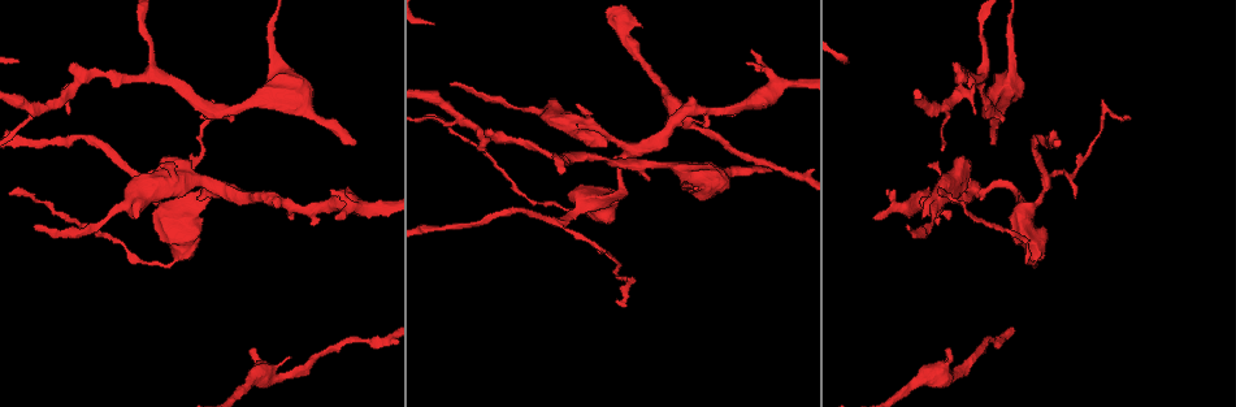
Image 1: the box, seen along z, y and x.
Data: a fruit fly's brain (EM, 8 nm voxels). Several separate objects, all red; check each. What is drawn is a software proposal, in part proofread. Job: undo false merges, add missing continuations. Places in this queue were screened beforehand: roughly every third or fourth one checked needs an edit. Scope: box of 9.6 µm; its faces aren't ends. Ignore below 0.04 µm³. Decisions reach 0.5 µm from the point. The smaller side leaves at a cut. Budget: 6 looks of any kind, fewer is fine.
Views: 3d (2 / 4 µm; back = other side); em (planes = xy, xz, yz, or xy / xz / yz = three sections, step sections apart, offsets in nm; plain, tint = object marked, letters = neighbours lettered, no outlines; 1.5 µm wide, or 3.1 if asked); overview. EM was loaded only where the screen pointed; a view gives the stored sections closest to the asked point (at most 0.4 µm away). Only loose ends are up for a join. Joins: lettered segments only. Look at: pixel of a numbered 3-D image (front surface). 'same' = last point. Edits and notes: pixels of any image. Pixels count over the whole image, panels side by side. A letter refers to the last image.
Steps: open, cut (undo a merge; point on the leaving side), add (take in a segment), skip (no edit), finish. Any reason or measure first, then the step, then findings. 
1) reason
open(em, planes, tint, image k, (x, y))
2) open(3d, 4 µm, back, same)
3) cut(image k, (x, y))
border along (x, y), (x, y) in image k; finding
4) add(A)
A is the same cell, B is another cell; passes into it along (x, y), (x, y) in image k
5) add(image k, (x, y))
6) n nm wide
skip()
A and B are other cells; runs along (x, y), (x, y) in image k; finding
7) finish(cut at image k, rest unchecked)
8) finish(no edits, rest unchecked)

free end
open(em, planes, letters, image 1, (947, 353))

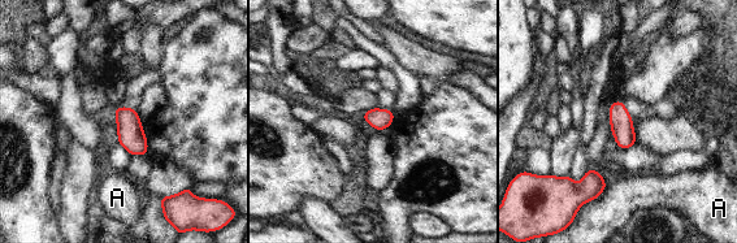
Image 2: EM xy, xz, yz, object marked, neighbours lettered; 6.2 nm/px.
130 nm wide
skip()
A is another cell; border along (607, 183), (598, 198), (584, 204) in image 2; no lettered segment goes on from it

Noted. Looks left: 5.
an open end
open(em, xz, step 4, tint, image 1, (1128, 116))

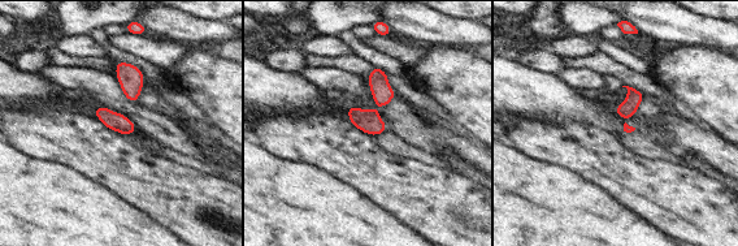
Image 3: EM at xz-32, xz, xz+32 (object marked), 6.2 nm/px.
open(em, planes, letters, same)

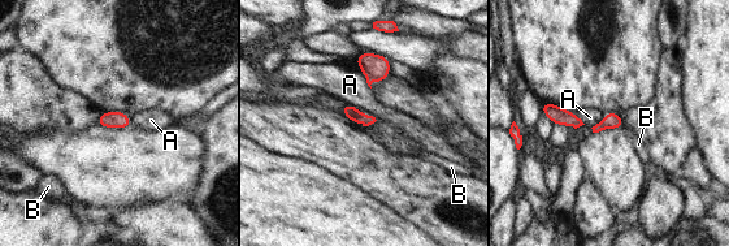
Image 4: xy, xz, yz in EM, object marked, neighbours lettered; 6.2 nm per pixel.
A touches over 150 nm
skip()
A and B are other cells; border along (347, 103), (351, 103), (367, 115) in image 4; none of them fits

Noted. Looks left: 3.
free end
open(3d, 4 µm, image 1, (355, 142))

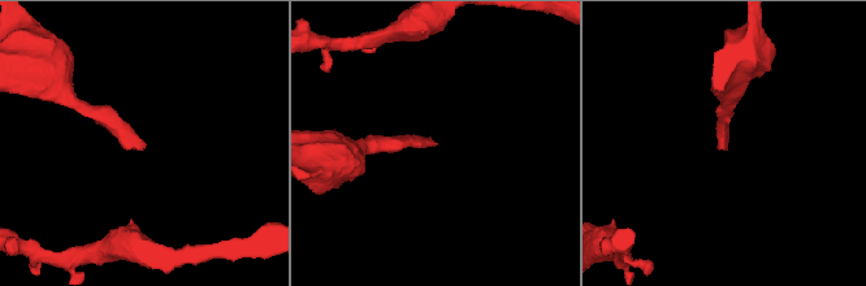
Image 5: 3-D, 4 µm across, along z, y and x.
open(em, planes, plain, image 5, (437, 144))

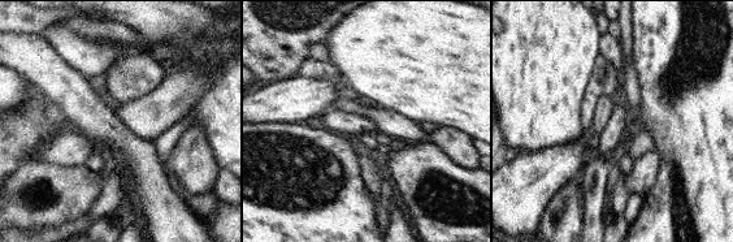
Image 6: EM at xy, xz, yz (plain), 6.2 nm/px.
what lies round it
open(em, planes, letters, same)

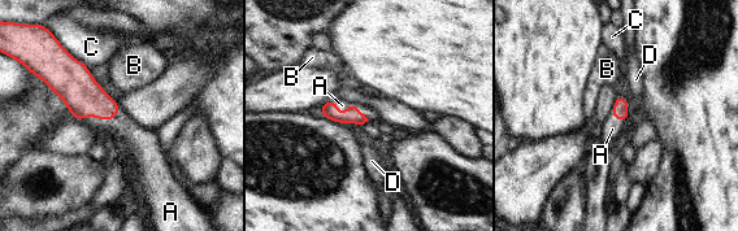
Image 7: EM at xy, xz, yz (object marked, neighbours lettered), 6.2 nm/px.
A touches over 260 nm
add(image 7, (135, 139))
A is the same cell, B, C and D are other cells; it goes on there

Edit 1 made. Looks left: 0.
finish(add at image 7, rest unchecked)

